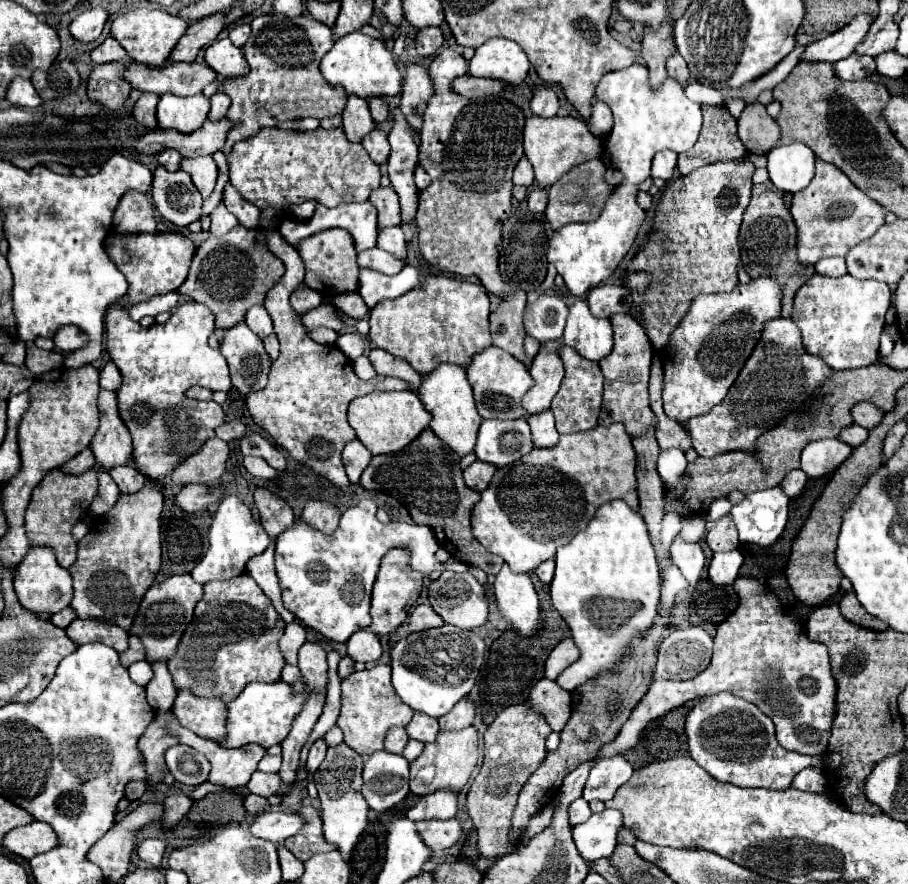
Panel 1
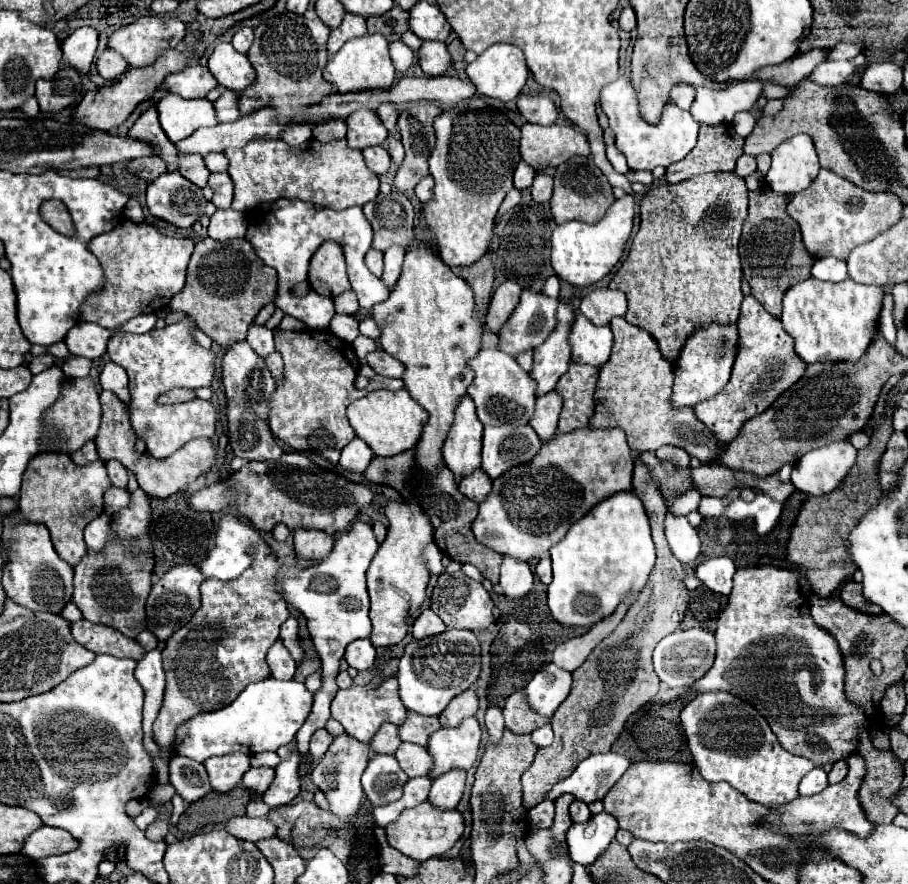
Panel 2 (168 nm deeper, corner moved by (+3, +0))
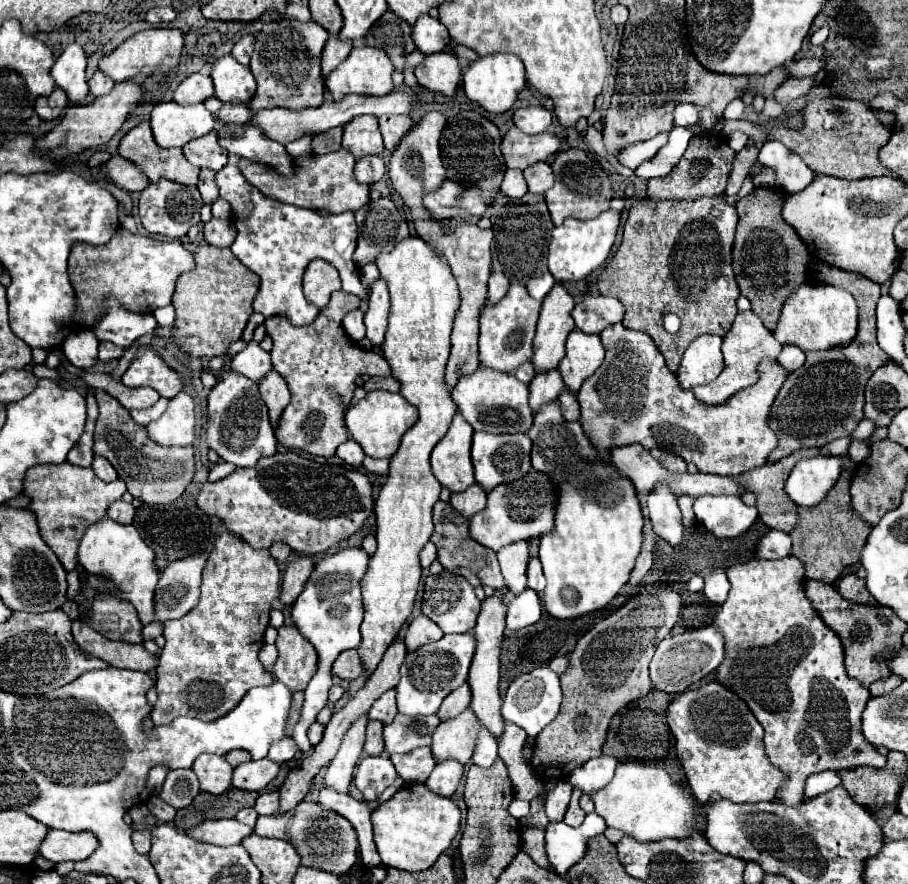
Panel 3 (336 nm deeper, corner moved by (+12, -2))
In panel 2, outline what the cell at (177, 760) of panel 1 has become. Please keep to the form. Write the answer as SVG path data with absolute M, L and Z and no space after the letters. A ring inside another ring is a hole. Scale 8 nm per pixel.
M171 753L169 771L171 771L171 785L187 803L197 801L211 791L203 763L197 763L189 757L181 757L179 753Z

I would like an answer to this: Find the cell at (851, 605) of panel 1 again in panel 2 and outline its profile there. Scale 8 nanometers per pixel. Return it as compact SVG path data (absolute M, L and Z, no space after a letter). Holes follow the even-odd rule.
M847 581L847 583L843 585L843 589L841 589L841 601L843 601L847 607L851 607L851 609L855 609L855 611L861 611L861 613L867 613L867 615L881 615L881 613L883 613L877 605L867 603L867 601L863 599L863 595L861 595L861 585L855 583L855 581Z

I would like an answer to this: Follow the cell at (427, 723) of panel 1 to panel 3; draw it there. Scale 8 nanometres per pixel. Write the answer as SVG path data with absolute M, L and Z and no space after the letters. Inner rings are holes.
M396 715L390 725L384 727L384 743L386 753L410 753L412 749L424 747L432 743L432 731L440 723L438 715L428 717L408 717Z

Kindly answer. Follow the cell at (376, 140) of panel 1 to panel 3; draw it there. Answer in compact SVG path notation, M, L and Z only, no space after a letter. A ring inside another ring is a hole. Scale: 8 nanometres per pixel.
M368 155L368 157L362 157L360 161L356 161L356 169L354 169L354 175L356 175L356 181L358 183L364 183L364 185L374 185L376 181L382 179L382 175L386 173L386 165L380 157L376 155Z

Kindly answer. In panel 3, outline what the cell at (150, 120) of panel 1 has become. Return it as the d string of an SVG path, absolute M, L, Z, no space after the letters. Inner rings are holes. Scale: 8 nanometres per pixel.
M140 123L132 131L128 131L120 141L118 153L138 165L150 183L170 179L180 185L196 185L198 181L200 169L188 163L182 149L166 151L156 145L148 123Z

